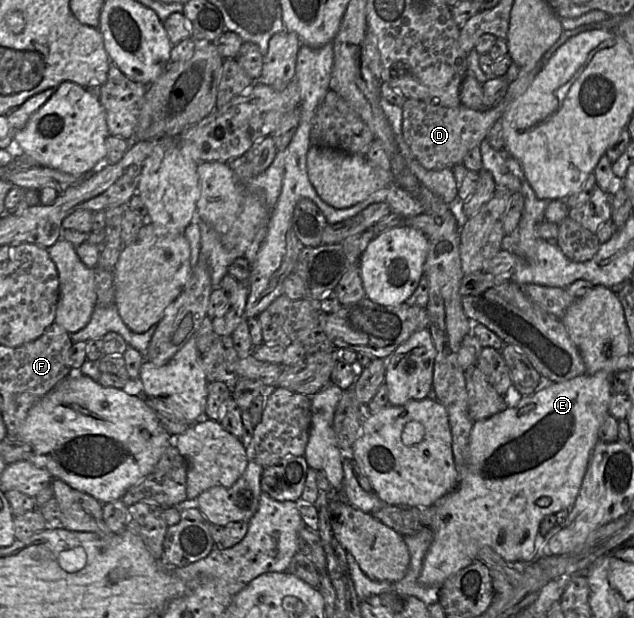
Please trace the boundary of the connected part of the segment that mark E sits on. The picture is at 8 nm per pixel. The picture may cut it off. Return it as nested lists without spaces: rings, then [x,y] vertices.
[[[602,370],[594,374],[585,373],[567,381],[552,382],[550,384],[543,384],[543,377],[541,376],[540,388],[530,395],[523,396],[515,407],[507,407],[505,410],[489,418],[473,423],[466,450],[466,463],[460,467],[458,484],[452,492],[435,503],[438,507],[430,527],[434,532],[434,539],[424,559],[422,572],[419,577],[419,582],[422,585],[439,587],[440,589],[441,585],[449,577],[478,559],[479,550],[485,545],[491,547],[504,561],[512,565],[526,565],[536,559],[540,553],[538,552],[539,546],[536,545],[535,539],[539,533],[539,526],[542,520],[546,516],[555,515],[561,510],[570,510],[576,500],[592,451],[599,441],[599,428],[609,414],[609,403],[613,395],[611,382],[614,374],[615,372]]]

